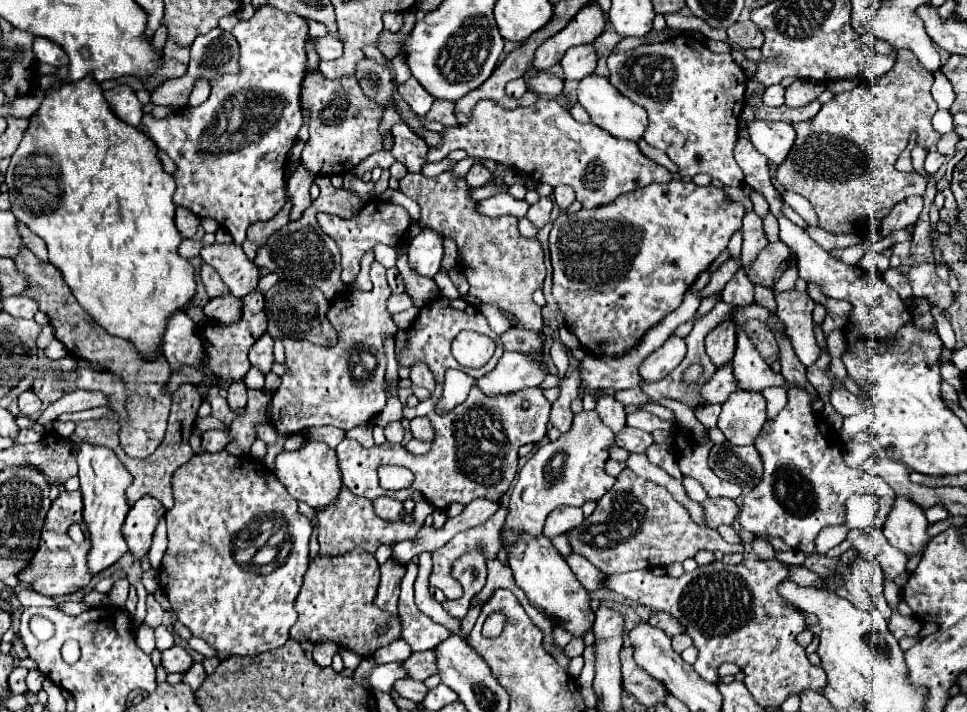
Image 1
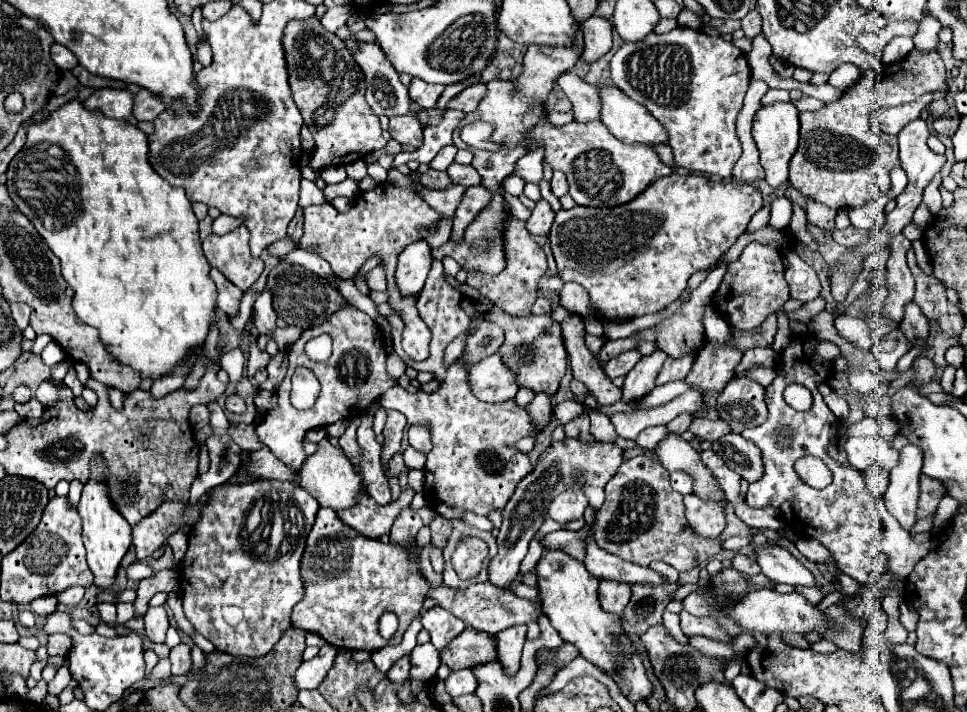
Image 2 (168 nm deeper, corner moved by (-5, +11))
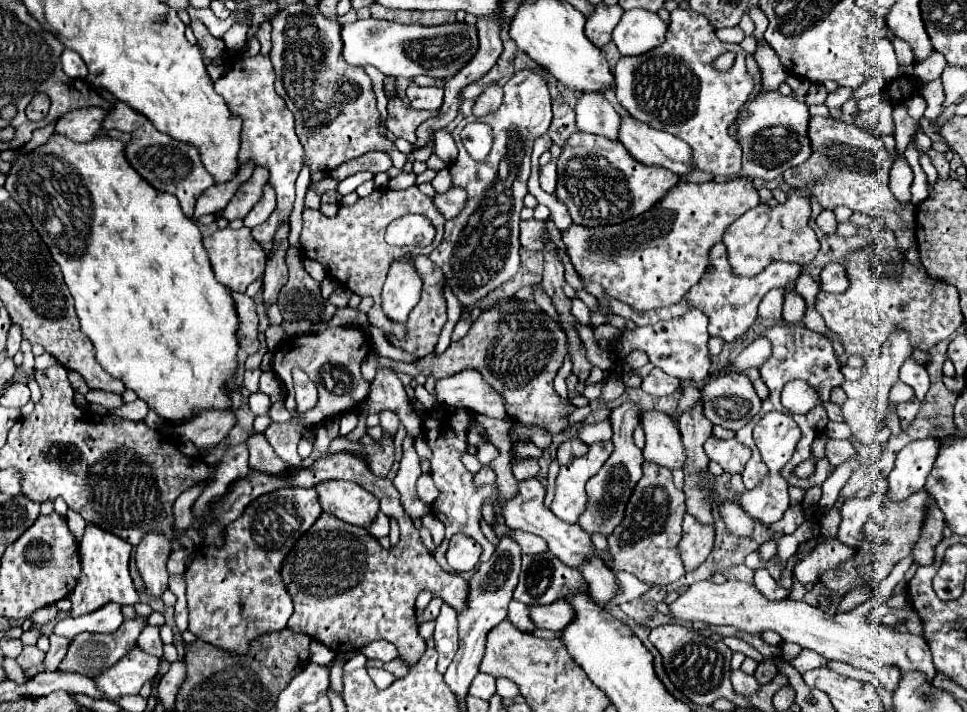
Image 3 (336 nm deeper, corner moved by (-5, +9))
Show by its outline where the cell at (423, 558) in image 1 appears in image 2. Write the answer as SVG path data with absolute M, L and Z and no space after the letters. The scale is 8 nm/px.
M512 626L494 634L498 660L502 660L506 672L514 674L520 668L520 652L526 642L526 626Z

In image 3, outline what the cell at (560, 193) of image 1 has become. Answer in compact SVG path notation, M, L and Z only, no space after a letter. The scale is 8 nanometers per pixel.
M548 162L546 166L540 168L540 188L548 194L554 192L554 182L556 182L556 164Z

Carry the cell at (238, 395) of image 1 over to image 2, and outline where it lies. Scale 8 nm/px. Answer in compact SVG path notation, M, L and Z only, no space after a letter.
M230 394L226 398L226 410L234 412L234 414L244 414L246 412L246 402L242 400L240 394Z

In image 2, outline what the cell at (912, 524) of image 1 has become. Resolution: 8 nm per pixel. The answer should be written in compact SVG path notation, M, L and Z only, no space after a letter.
M912 444L900 450L900 464L890 472L890 484L884 494L888 512L900 522L900 526L910 532L918 522L918 476L922 468L922 452Z

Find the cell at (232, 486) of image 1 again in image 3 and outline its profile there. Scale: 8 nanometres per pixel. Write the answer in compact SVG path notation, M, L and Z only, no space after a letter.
M280 488L270 494L256 498L244 514L226 526L226 538L222 548L198 548L194 562L184 572L186 598L188 598L188 630L212 646L222 646L234 654L244 654L250 640L258 634L284 630L288 618L292 616L292 602L286 594L280 564L286 558L292 544L306 532L322 514L318 504L318 492L314 488Z

